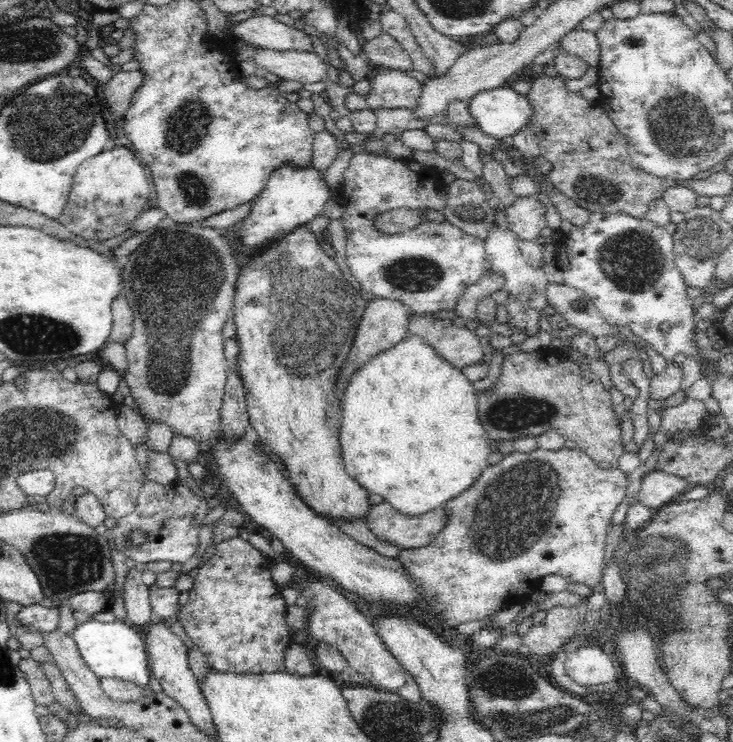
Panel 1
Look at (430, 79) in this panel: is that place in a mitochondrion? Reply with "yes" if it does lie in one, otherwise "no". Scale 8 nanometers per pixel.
no

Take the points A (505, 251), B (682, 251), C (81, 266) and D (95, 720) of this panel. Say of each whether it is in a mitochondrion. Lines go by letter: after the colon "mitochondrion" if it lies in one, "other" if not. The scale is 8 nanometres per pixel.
A: other
B: mitochondrion
C: other
D: other

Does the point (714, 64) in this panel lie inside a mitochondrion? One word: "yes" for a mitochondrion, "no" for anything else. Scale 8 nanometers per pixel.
no

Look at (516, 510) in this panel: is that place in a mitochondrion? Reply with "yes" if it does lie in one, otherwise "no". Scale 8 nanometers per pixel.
yes

